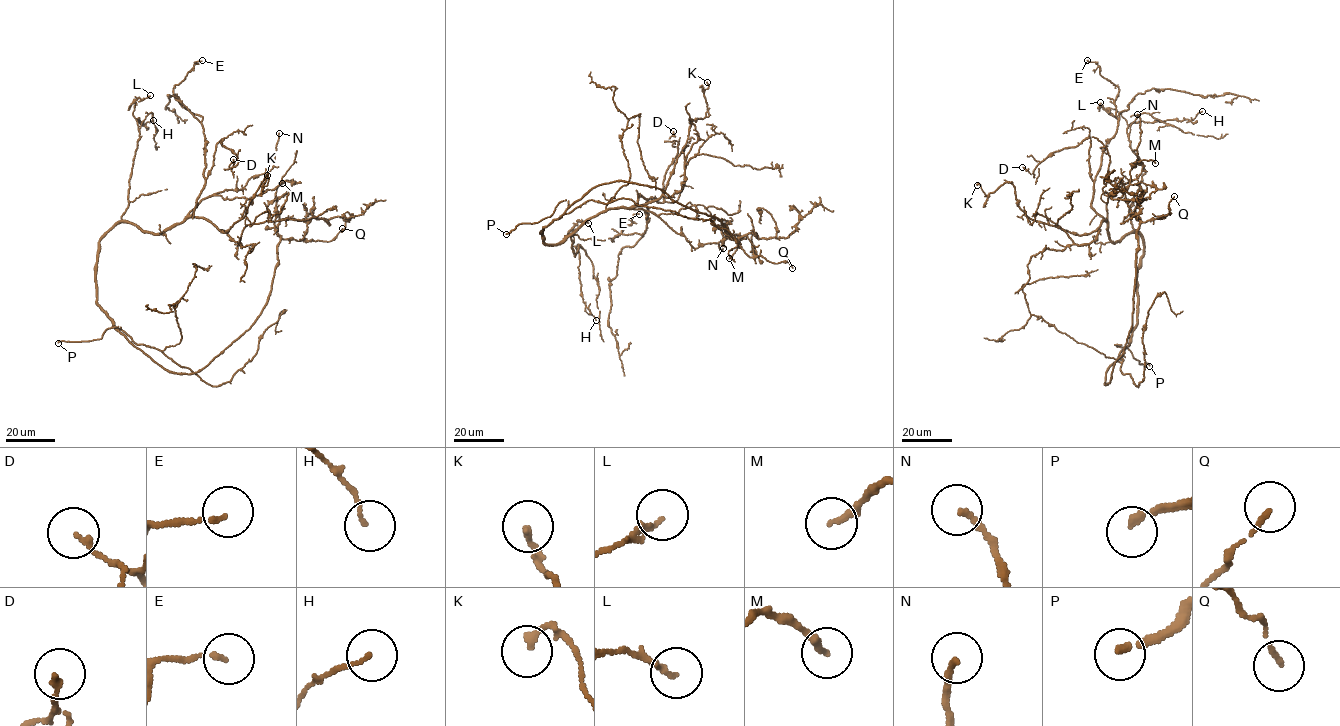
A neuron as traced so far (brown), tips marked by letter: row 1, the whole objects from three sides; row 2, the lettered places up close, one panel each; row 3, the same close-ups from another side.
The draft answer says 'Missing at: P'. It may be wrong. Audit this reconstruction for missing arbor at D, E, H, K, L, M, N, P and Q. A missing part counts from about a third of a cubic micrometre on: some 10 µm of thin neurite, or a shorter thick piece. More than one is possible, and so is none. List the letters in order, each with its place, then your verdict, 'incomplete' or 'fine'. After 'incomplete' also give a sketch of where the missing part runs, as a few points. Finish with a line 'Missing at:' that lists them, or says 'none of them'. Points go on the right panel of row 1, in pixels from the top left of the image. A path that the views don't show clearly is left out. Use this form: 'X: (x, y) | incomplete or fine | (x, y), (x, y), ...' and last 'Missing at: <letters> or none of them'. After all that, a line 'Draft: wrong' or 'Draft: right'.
D: (1022, 167) | fine
E: (1087, 60) | fine
H: (1202, 111) | fine
K: (977, 185) | fine
L: (1100, 102) | fine
M: (1155, 163) | fine
N: (1137, 114) | fine
P: (1149, 366) | incomplete
Q: (1174, 196) | fine
Missing at: P
Draft: right

